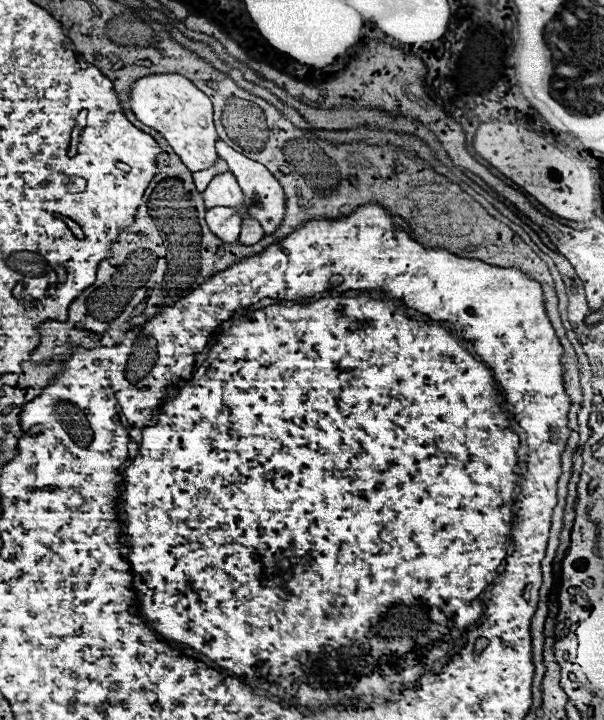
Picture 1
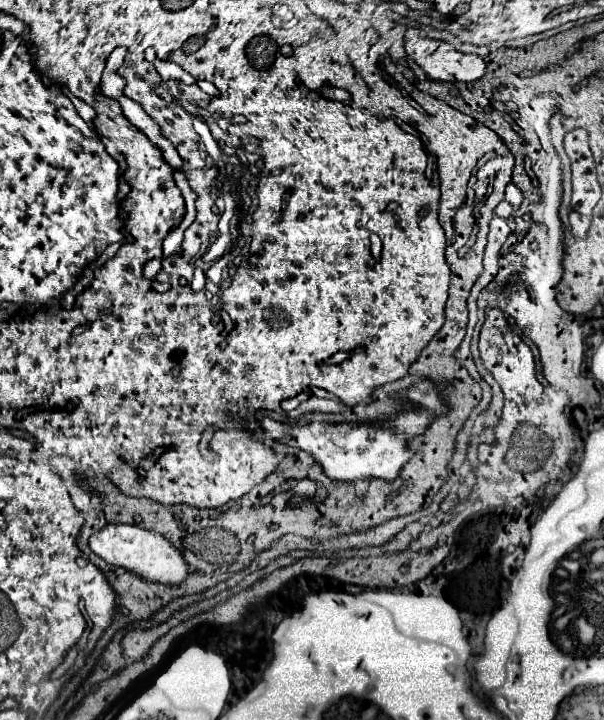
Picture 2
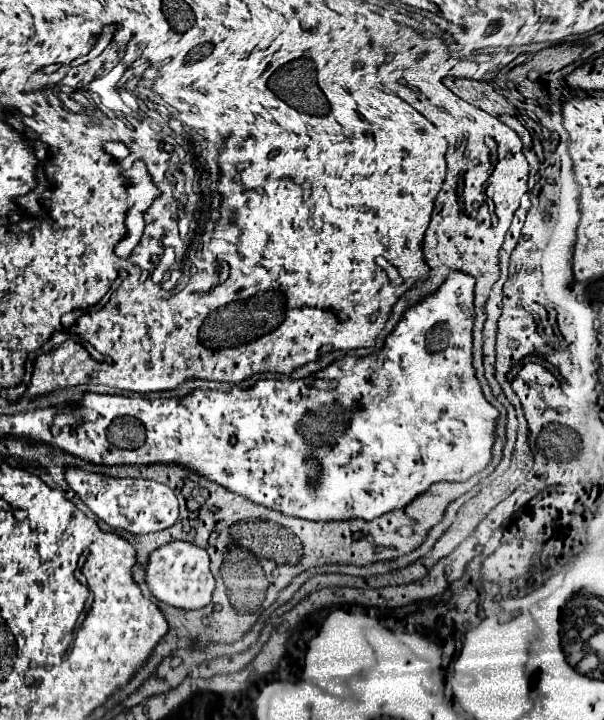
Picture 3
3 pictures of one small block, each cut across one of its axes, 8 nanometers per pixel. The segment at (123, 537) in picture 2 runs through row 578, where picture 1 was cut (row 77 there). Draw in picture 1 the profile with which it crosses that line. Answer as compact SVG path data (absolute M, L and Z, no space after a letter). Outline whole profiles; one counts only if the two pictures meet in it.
M156 74L140 78L134 82L130 106L140 122L158 130L168 140L168 144L192 172L206 170L214 164L214 144L218 134L212 122L212 102L188 78L178 74Z

